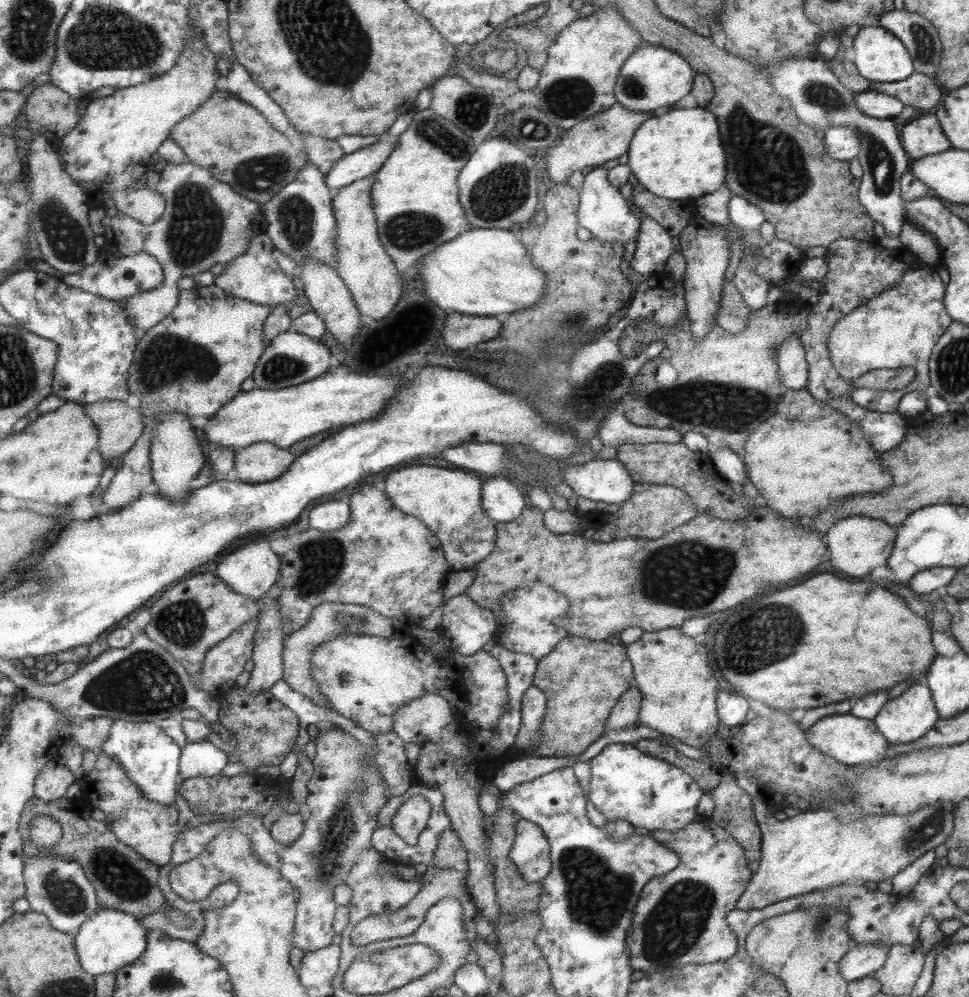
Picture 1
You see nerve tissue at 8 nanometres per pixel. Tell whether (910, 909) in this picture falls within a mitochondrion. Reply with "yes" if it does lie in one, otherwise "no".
no

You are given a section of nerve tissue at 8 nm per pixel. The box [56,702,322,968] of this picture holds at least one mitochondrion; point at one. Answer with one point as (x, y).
(111, 867)

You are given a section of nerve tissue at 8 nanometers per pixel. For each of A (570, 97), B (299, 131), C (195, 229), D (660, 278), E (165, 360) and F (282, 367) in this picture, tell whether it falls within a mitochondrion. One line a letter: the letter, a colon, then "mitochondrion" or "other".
A: mitochondrion
B: other
C: mitochondrion
D: other
E: mitochondrion
F: mitochondrion

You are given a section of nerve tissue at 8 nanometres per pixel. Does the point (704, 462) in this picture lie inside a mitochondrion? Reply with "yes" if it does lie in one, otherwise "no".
no

